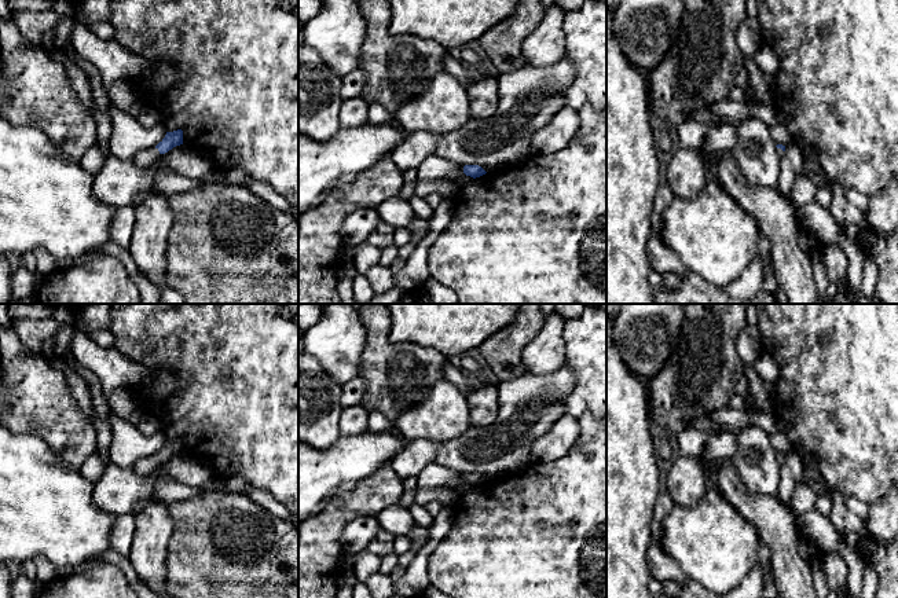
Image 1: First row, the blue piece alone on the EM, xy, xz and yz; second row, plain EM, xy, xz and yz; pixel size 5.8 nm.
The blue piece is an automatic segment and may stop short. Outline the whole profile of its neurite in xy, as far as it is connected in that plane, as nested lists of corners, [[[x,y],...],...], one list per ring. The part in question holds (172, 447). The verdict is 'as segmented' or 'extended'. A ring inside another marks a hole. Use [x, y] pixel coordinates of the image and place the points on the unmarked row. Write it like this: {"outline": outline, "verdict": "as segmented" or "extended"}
{"outline": [[[177,437],[173,440],[166,440],[165,445],[153,456],[139,459],[132,467],[142,476],[147,477],[160,462],[165,462],[176,454],[183,452],[183,439]]], "verdict": "extended"}

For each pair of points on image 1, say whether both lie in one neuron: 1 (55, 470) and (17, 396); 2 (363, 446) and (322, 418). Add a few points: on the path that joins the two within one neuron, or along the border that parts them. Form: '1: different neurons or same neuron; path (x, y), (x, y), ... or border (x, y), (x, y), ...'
1: different neurons; border (14, 432), (36, 433), (61, 458)
2: different neurons; border (341, 436), (327, 447), (312, 447)

